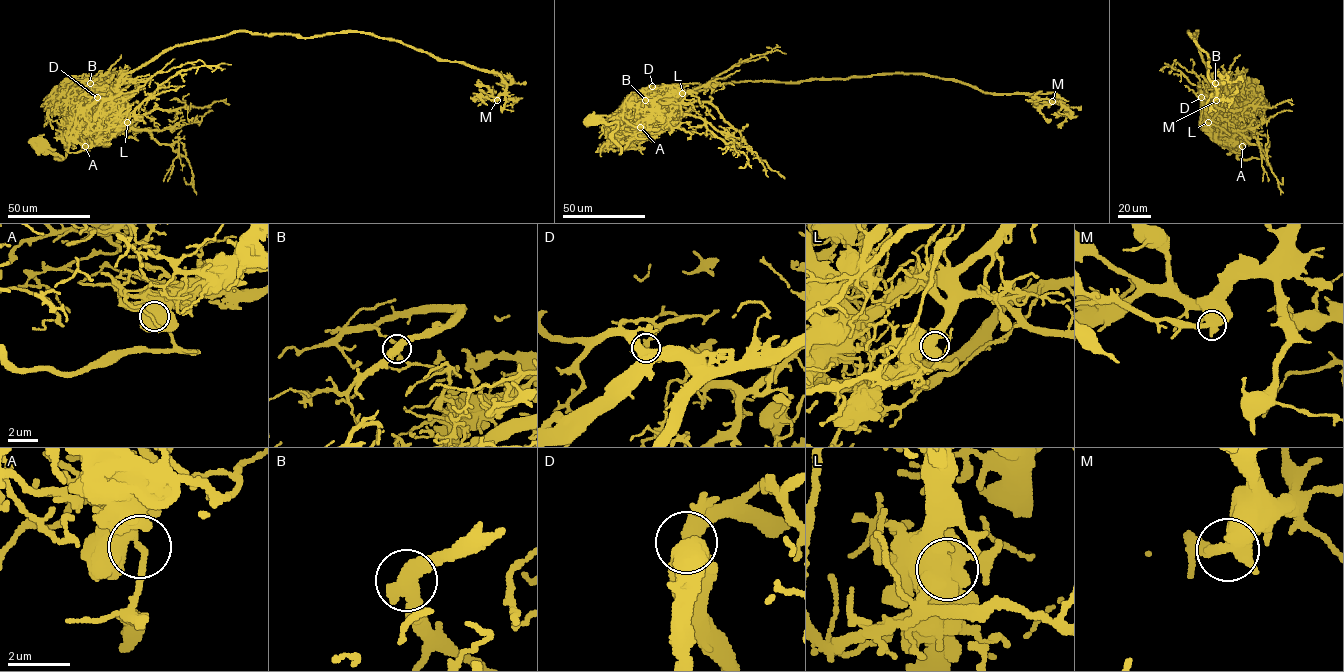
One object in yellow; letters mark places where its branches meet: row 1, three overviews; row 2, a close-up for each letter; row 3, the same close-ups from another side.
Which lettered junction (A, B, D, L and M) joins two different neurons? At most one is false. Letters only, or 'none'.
A

